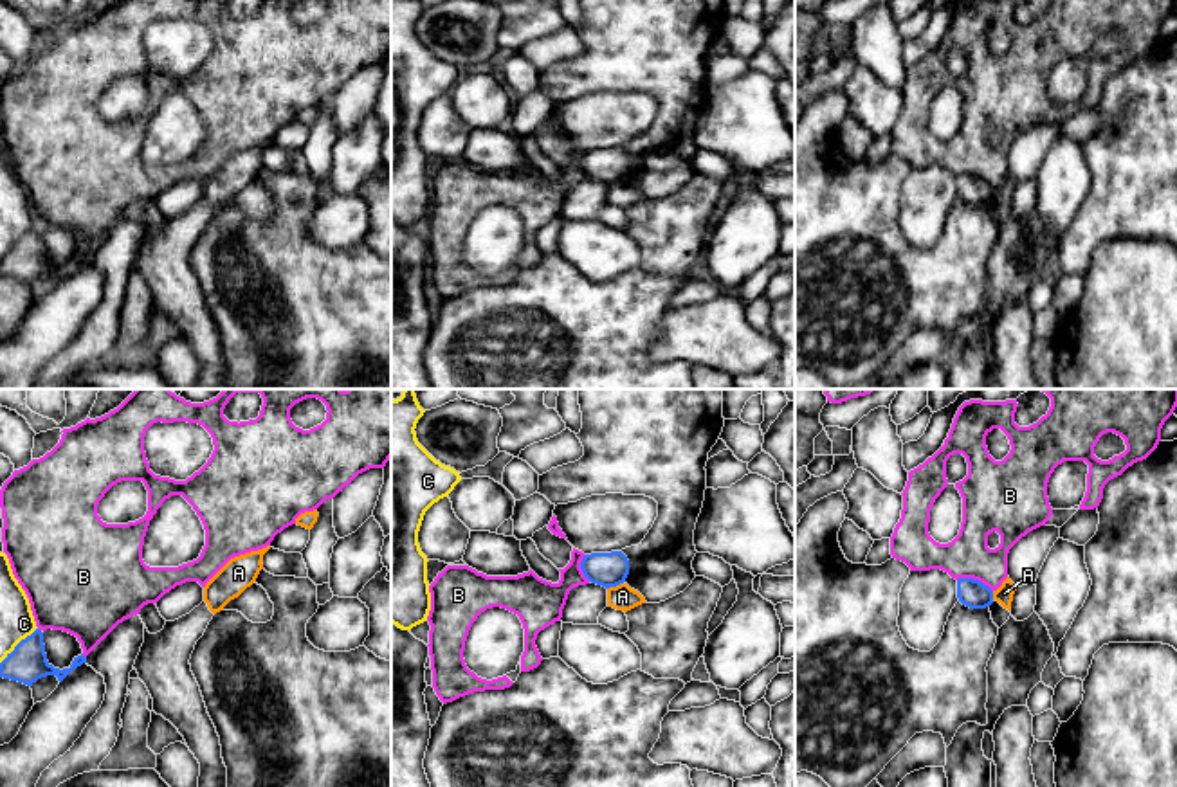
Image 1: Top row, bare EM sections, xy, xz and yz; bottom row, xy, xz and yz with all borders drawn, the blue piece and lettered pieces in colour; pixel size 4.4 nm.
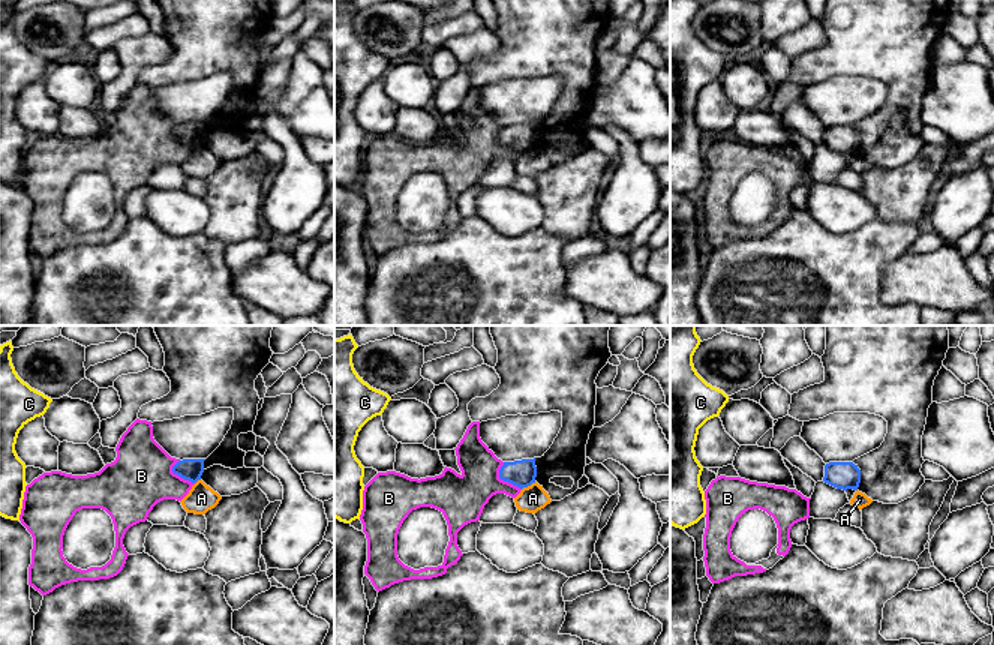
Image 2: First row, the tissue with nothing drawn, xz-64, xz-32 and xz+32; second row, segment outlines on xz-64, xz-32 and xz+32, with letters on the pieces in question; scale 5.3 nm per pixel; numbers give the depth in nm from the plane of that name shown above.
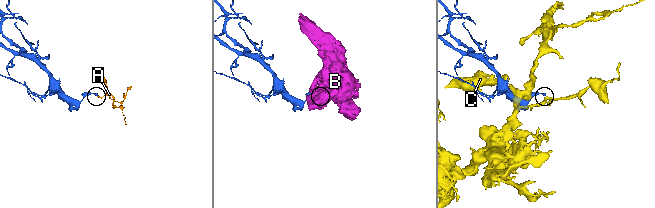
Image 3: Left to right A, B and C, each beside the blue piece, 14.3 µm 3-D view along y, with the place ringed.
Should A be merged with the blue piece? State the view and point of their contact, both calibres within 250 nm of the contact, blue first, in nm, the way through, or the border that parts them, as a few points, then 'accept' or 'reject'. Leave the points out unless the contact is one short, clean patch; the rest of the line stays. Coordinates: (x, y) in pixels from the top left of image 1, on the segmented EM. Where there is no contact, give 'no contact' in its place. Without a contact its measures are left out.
meets blue in xz at (615, 586); 160 nm thick on the blue side, 110 nm on the other; border along xz (622, 582), (608, 589); reject

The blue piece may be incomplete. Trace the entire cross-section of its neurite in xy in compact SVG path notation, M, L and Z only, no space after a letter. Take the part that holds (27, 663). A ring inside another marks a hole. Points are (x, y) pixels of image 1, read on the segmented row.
M36 629L31 636L22 639L11 654L0 663L0 677L32 686L38 679L56 675L61 683L72 670L87 663L81 654L74 657L68 668L54 668L47 661L43 632Z

